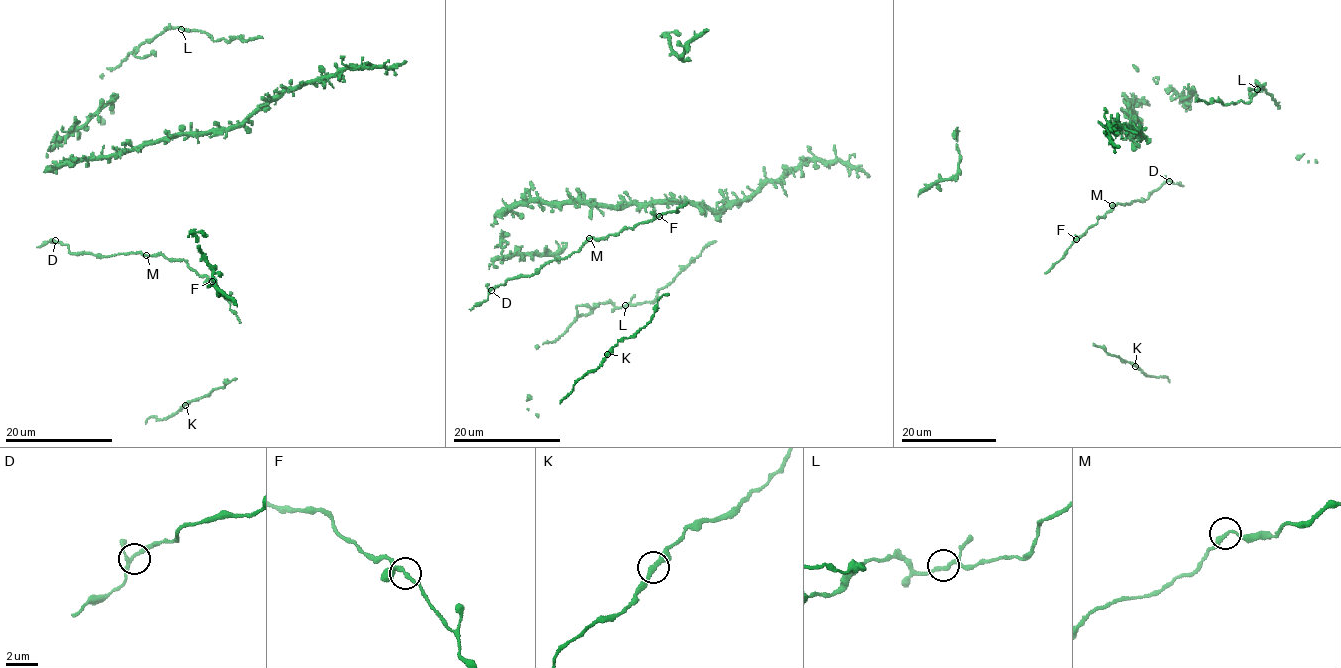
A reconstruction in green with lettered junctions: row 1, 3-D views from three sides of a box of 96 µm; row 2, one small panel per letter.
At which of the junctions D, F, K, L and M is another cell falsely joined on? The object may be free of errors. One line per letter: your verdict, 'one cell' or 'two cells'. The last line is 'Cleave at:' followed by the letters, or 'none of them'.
D: one cell
F: two cells
K: one cell
L: one cell
M: one cell
Cleave at: F

